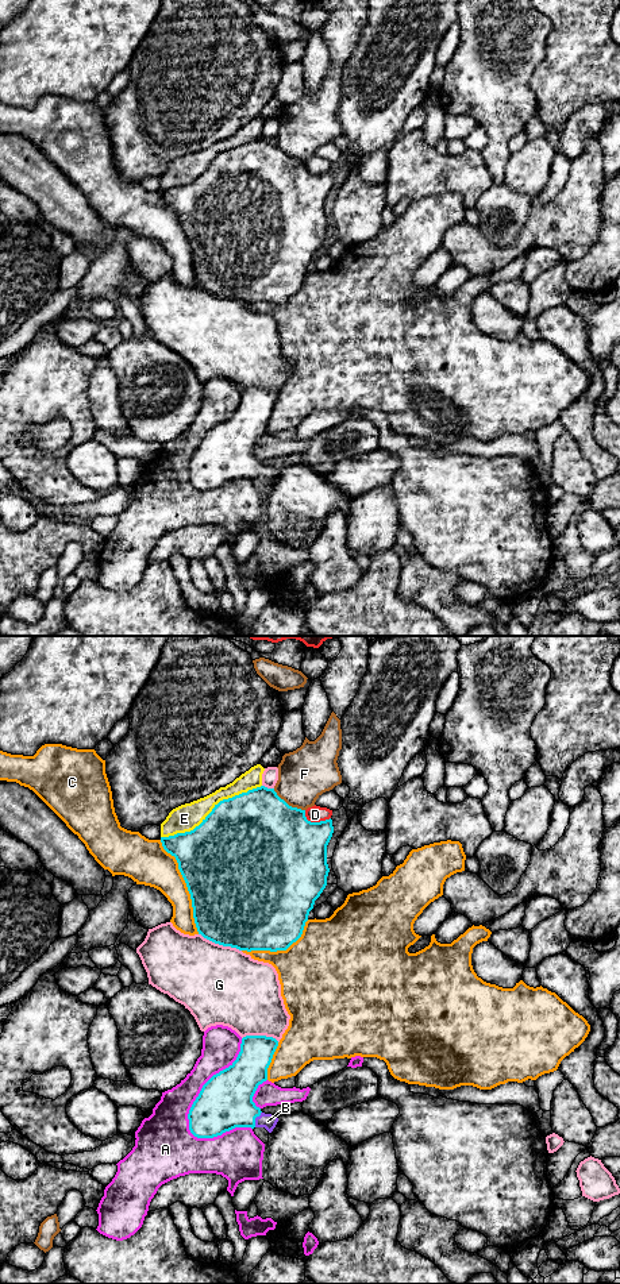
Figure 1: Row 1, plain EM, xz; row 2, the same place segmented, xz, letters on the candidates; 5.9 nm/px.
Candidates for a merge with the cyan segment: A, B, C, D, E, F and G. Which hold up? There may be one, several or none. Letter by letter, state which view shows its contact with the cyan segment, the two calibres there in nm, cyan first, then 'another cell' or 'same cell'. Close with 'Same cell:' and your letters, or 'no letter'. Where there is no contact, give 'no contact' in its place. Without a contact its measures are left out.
A: xz | 320/220 nm | another cell
B: xz | 320/90 nm | same cell
C: xz | 500/240 nm | another cell
D: xz | 480/100 nm | another cell
E: xz | 500/160 nm | another cell
F: xz | 500/300 nm | another cell
G: xz | 500/460 nm | another cell
Same cell: B

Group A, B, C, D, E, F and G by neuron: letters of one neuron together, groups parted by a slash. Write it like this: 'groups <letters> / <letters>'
groups A / B / C / D / E / F / G

